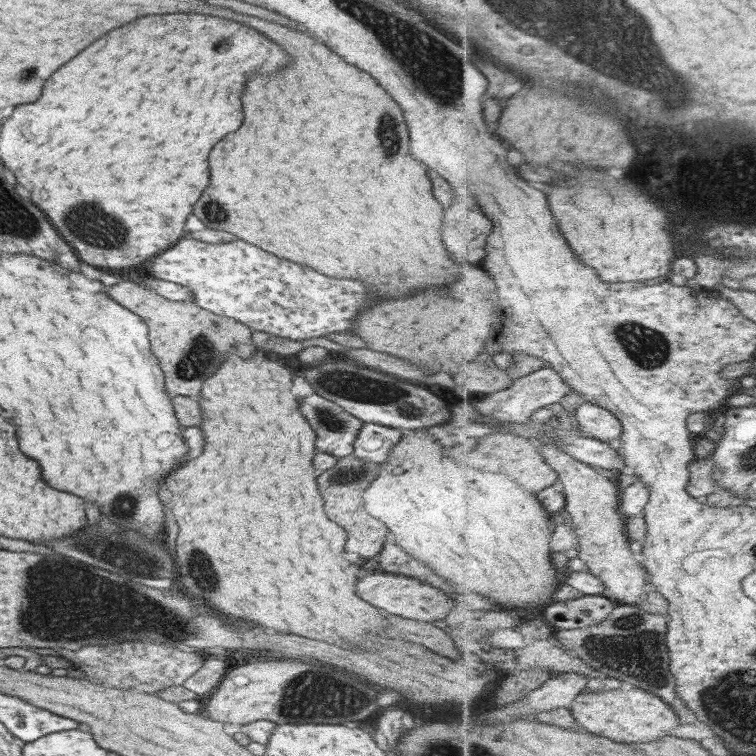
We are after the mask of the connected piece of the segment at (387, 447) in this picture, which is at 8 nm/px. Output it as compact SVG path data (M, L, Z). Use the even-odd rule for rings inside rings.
M363 423L353 441L352 454L369 462L383 463L401 435L397 428Z

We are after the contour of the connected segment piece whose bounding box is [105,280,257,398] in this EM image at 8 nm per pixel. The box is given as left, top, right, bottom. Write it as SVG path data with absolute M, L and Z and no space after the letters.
M117 280L105 290L111 300L129 308L146 324L150 349L159 360L165 390L170 397L193 398L193 394L201 390L201 382L221 366L221 358L227 354L251 358L257 351L252 343L252 330L246 324L199 308L193 299L172 301L133 281Z

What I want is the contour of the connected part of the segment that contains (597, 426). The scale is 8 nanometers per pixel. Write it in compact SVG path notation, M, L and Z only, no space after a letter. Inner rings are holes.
M583 401L575 411L581 435L613 442L624 434L622 422L608 409Z

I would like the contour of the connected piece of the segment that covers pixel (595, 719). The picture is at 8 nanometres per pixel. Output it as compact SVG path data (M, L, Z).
M618 688L605 692L582 692L569 707L581 728L597 736L607 736L617 742L653 742L671 734L673 728L681 724L679 716L671 705L667 705L659 695L641 688L623 691Z

